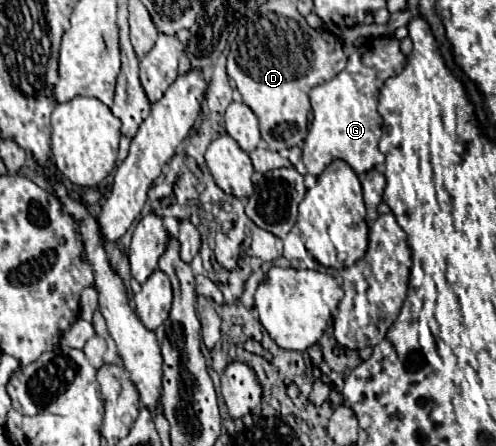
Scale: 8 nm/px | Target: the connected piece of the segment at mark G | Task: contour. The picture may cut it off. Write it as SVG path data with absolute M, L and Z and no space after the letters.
M395 37L367 39L365 45L353 49L347 67L335 79L311 89L309 101L313 107L313 121L302 149L303 163L311 175L317 177L323 173L333 159L347 161L355 173L365 173L383 165L385 155L377 147L383 125L377 113L377 99L383 81L397 75L403 65L405 55L399 51L399 41Z

